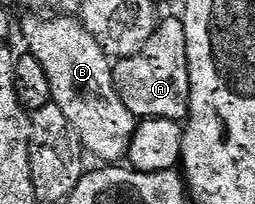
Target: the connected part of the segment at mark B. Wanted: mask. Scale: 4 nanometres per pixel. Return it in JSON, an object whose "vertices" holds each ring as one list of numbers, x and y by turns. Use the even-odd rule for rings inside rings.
{"vertices":[[28,17,24,23,24,39,28,42,27,54,32,55,42,65,50,81,52,102,66,113,70,125,78,133,85,152,104,165,116,165,127,156,130,143,136,133,137,118,121,101,116,91,112,69,113,60,108,58,90,37,79,18,44,19,48,17]]}

